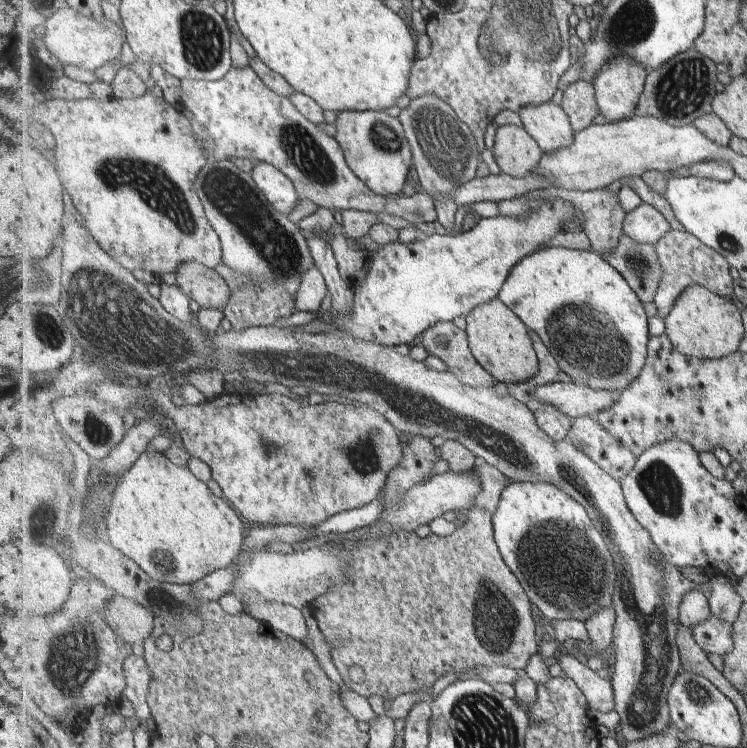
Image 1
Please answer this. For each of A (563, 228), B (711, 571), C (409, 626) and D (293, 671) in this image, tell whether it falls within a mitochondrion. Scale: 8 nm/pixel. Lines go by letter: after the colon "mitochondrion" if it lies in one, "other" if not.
A: other
B: other
C: mitochondrion
D: other

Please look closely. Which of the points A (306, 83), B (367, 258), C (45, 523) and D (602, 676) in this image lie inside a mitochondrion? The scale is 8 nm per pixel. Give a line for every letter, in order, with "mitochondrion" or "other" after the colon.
A: other
B: other
C: mitochondrion
D: other

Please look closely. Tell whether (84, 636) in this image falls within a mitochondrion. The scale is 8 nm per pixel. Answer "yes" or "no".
yes

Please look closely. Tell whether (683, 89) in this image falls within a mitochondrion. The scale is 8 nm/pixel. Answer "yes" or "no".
yes

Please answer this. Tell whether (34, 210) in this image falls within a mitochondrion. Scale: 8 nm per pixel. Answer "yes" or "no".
no

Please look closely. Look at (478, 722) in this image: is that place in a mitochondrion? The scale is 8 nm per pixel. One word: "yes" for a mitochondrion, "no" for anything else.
yes

